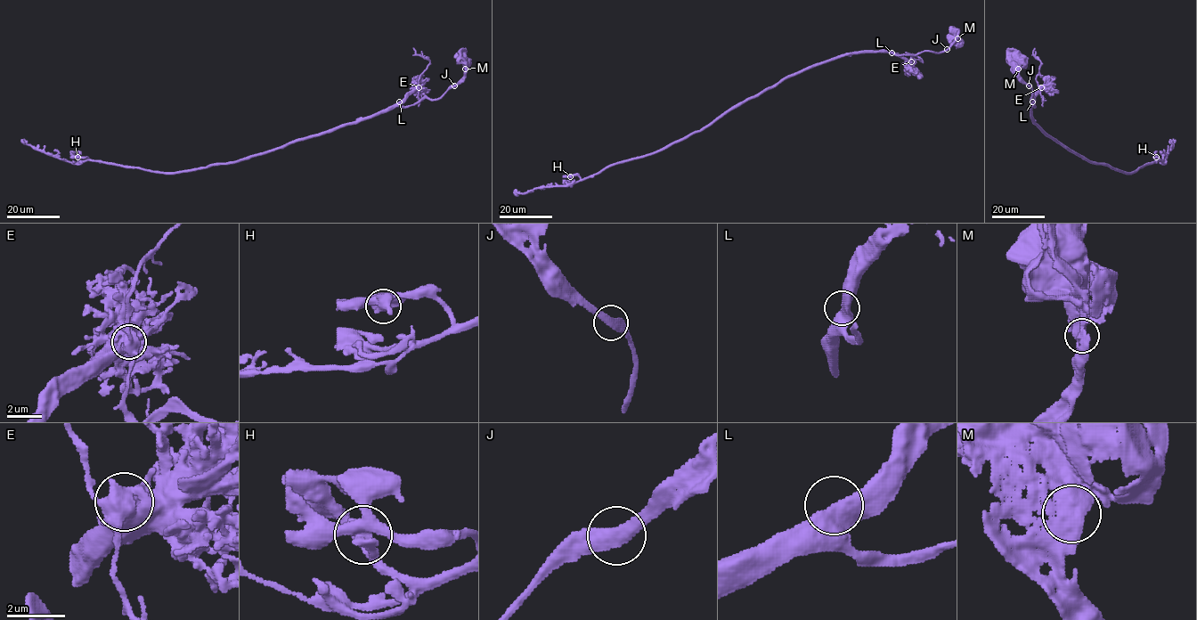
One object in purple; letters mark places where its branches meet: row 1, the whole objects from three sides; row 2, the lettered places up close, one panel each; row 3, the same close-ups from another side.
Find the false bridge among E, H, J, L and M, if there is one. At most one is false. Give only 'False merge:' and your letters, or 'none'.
False merge: E

